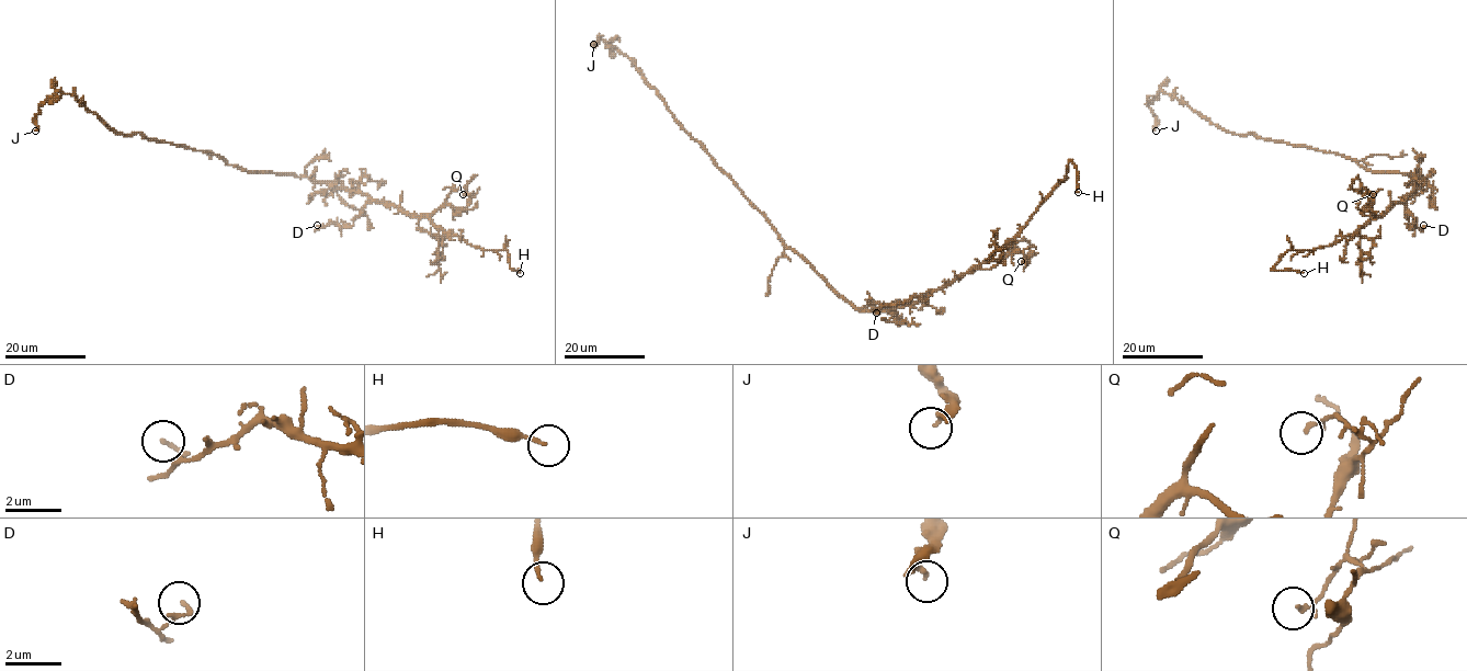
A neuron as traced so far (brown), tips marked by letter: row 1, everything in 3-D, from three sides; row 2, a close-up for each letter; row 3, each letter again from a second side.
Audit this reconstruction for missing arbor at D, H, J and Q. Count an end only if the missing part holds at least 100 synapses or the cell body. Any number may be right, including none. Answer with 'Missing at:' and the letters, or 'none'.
Missing at: H

